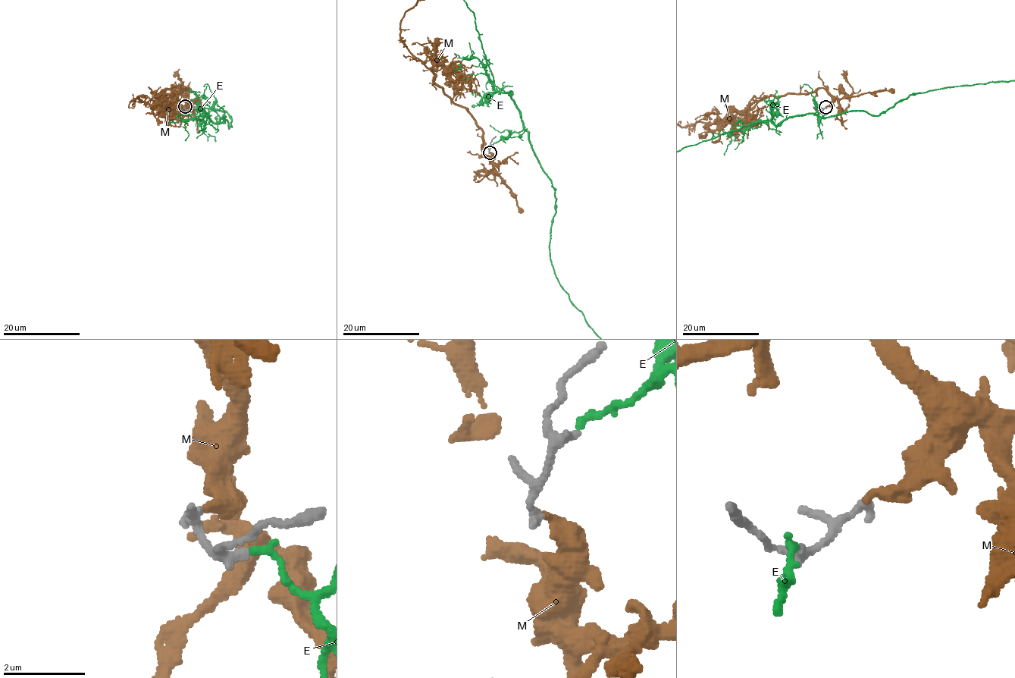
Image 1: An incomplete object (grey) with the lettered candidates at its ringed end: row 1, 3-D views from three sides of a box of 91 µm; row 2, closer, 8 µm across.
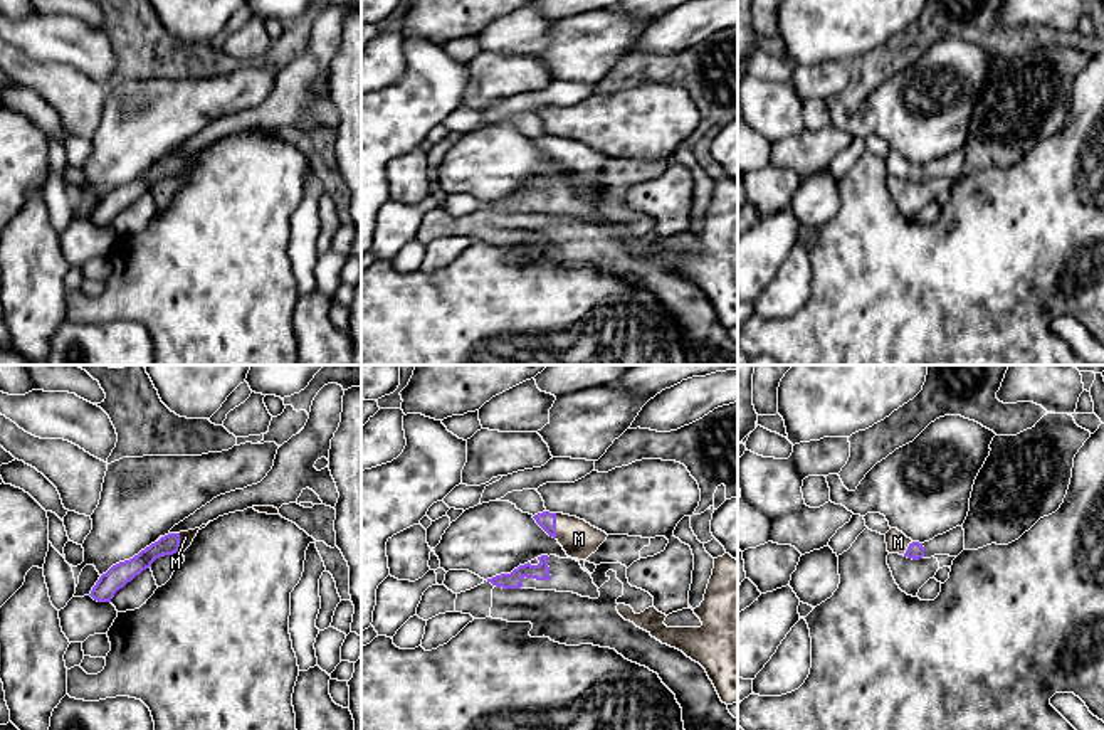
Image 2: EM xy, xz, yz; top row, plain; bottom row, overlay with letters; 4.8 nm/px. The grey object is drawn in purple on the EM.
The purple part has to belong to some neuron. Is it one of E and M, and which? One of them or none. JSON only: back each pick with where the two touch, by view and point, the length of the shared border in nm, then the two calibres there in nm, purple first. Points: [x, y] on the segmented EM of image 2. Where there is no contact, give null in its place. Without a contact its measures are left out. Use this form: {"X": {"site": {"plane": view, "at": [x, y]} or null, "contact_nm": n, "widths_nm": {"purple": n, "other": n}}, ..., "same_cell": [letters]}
{"M": {"site": {"plane": "xz", "at": [555, 525]}, "contact_nm": 120, "widths_nm": {"purple": 90, "other": 180}}, "same_cell": ["M"]}

